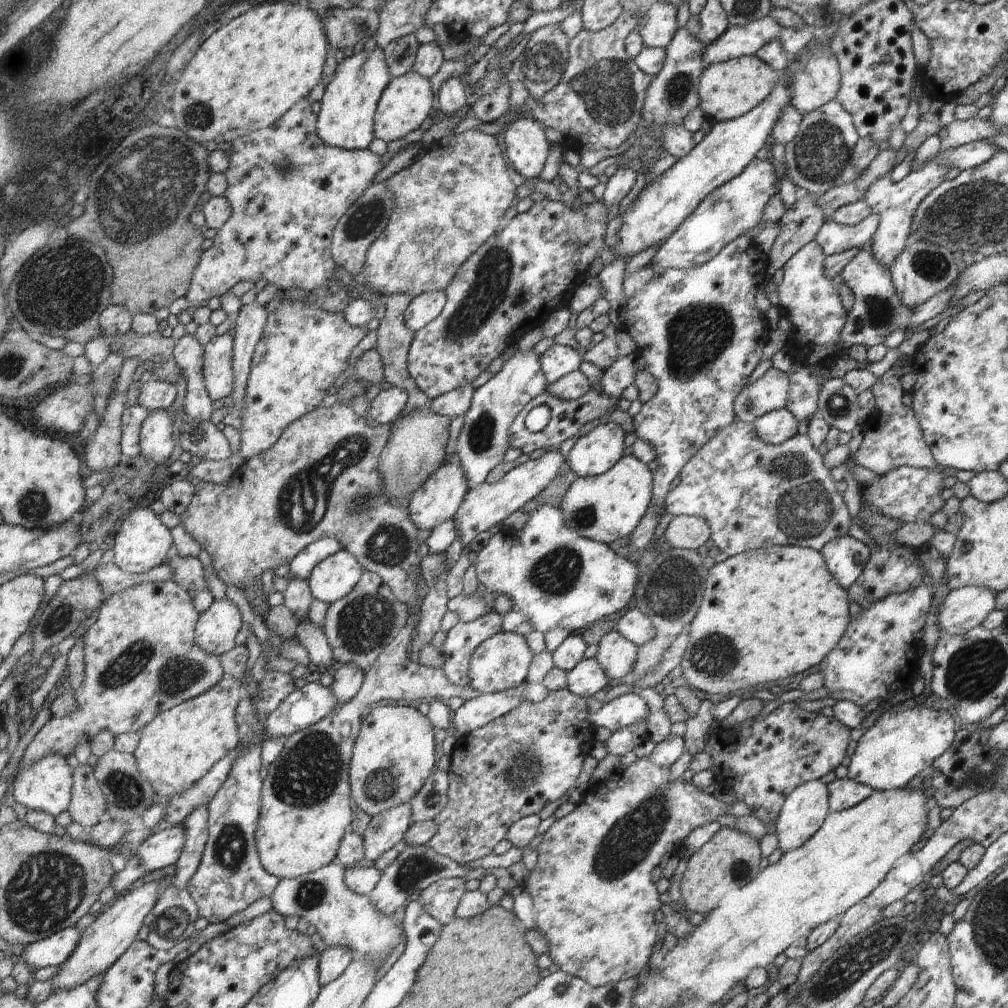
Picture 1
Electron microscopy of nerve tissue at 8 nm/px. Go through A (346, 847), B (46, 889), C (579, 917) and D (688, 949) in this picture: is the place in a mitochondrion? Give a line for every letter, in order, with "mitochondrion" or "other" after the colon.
A: other
B: mitochondrion
C: other
D: other

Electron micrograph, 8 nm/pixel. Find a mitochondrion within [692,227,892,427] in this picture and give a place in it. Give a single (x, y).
(836, 404)

